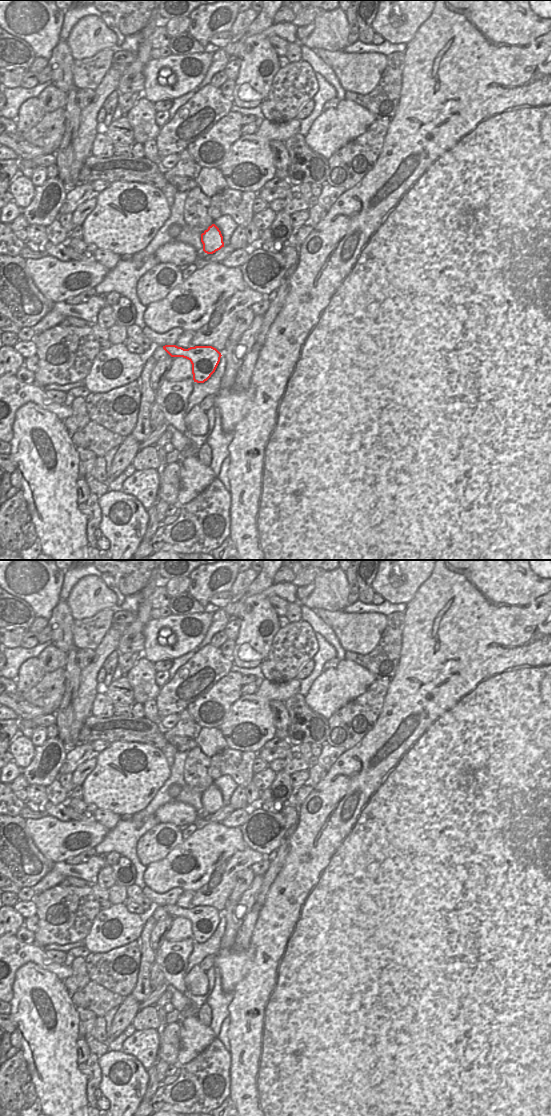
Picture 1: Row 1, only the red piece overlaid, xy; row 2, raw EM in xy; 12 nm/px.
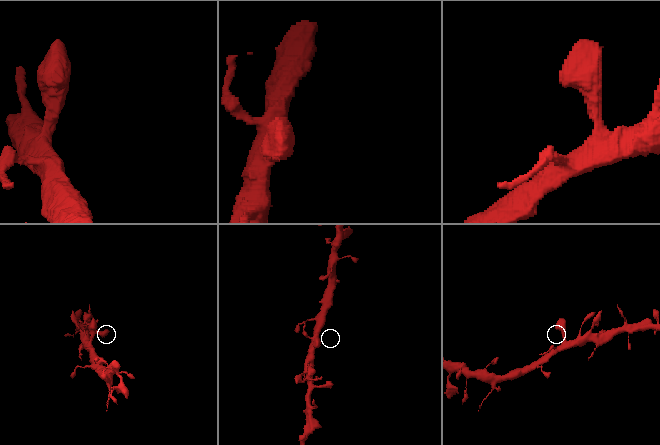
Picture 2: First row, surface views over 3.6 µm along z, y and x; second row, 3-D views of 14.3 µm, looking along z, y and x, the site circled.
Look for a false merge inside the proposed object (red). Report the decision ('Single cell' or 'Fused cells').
Single cell.

